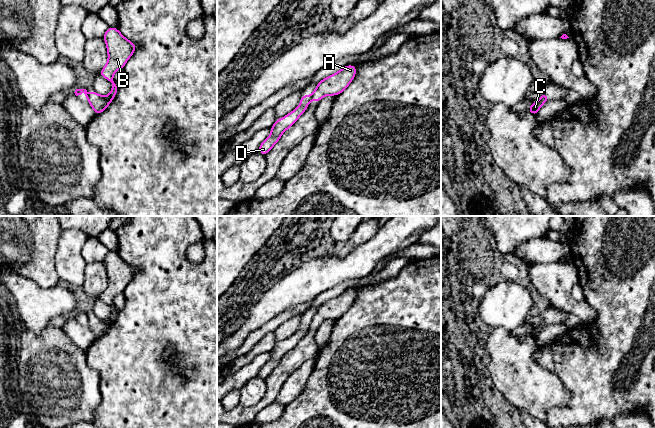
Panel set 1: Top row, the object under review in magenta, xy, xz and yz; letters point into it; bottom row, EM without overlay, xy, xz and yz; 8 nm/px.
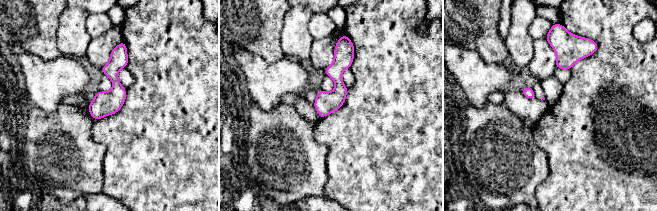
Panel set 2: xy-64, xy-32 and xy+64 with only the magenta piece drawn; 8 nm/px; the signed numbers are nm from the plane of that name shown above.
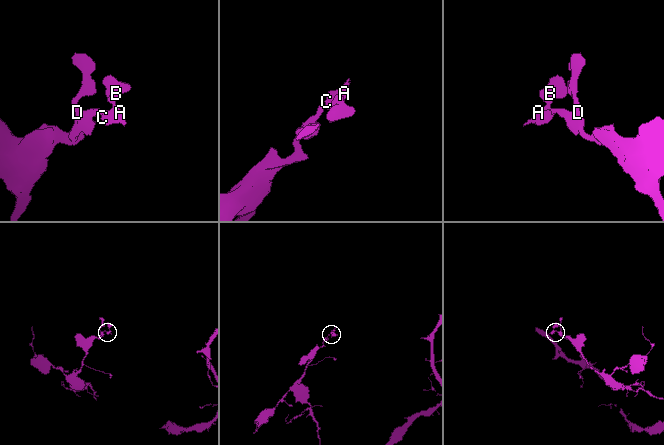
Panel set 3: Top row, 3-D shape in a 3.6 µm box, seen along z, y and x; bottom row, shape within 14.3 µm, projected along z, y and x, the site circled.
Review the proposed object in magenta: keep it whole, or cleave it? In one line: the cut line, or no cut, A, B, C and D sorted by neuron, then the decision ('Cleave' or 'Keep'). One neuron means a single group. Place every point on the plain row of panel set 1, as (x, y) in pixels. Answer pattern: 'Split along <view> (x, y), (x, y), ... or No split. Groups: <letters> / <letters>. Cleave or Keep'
Split along xy (89, 317), (87, 321). Groups: A B C / D. Cleave

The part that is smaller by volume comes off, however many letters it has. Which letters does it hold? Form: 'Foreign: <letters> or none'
Foreign: A, B, C

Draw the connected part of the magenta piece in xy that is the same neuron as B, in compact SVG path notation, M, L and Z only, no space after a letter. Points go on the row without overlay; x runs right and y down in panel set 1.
M109 251L102 262L106 267L108 285L99 299L111 306L112 313L107 320L101 320L94 314L89 317L88 327L96 339L103 336L115 322L118 309L114 306L113 299L117 294L124 292L137 271L136 268L125 262L118 252Z

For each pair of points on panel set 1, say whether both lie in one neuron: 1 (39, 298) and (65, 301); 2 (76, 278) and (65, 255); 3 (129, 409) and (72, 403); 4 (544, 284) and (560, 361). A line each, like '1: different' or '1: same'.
1: same
2: same
3: different
4: different

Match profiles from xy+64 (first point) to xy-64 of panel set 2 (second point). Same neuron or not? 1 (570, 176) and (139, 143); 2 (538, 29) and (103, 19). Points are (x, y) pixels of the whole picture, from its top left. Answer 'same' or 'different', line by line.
1: same
2: same

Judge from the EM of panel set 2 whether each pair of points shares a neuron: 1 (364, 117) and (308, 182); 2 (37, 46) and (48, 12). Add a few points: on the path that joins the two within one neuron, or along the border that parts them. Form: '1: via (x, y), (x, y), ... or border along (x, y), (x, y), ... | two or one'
1: border along (316, 140), (327, 148), (327, 180), (323, 185) | two
2: via (40, 38), (43, 32), (43, 20) | one

